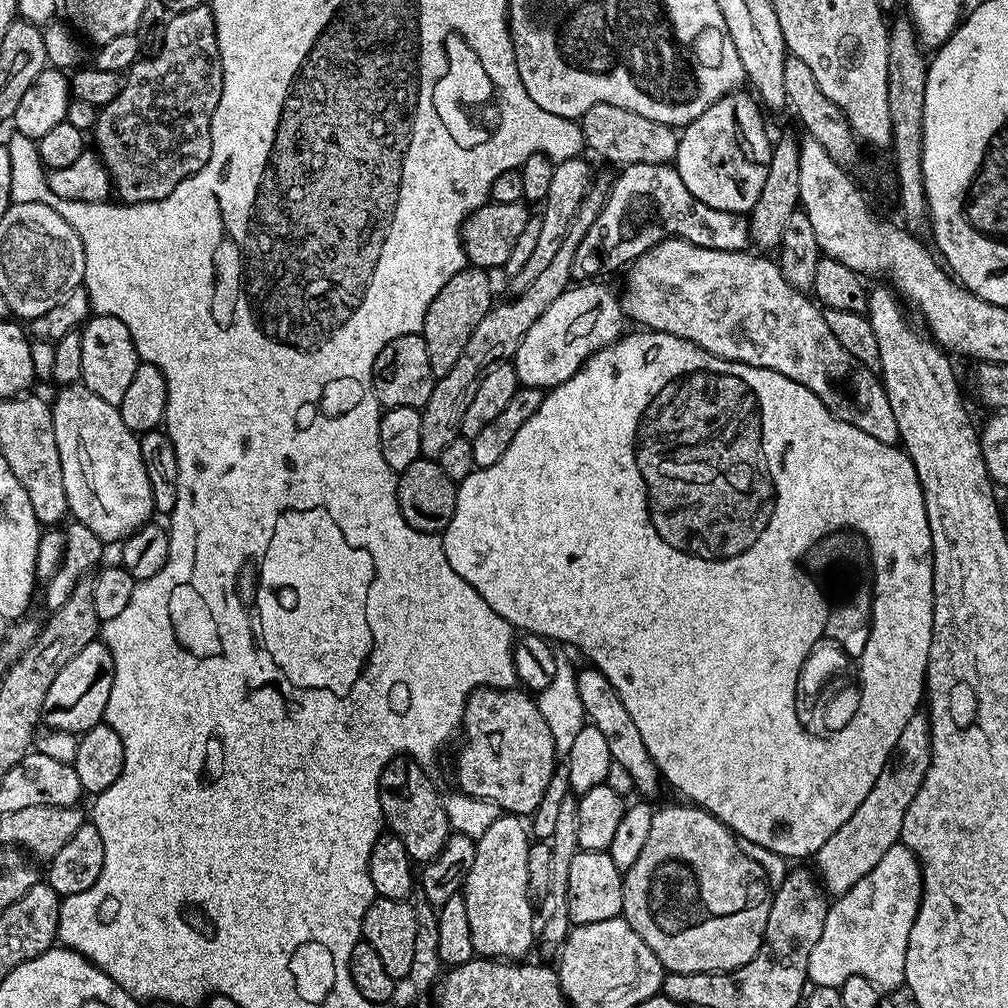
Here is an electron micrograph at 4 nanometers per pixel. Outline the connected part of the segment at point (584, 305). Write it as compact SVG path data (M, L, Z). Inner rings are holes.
M580 282L569 286L555 302L542 313L542 318L526 330L526 338L518 346L514 363L521 385L525 388L551 390L571 378L595 352L610 346L625 335L626 317L621 297L616 296L604 285L604 282Z

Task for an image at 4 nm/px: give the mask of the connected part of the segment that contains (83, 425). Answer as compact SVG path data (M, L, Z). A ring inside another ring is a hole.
M83 382L66 384L51 401L54 422L54 442L58 442L58 458L62 458L62 486L66 486L66 502L71 519L82 526L90 526L94 534L105 542L122 542L134 534L154 516L154 498L142 462L142 450L137 433L131 432L122 420L117 405L98 398Z

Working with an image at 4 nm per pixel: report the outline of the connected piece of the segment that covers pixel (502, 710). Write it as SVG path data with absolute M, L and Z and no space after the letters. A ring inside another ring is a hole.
M478 688L468 695L464 707L463 736L464 741L456 752L455 787L476 800L488 800L496 804L505 813L528 818L528 815L543 802L558 763L554 737L539 713L537 701L527 691L516 688Z

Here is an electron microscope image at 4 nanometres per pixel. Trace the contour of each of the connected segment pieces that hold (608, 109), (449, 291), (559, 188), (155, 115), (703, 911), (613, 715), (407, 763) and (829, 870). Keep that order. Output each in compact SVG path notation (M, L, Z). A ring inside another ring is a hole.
M599 104L590 106L586 114L578 121L587 151L597 152L604 160L615 166L625 164L672 164L676 158L680 137L671 124L654 122L654 118L645 118L643 114L634 114L634 110L622 110L622 106Z
M466 266L430 302L426 310L426 318L422 335L426 342L426 354L430 354L430 370L433 376L439 378L450 374L451 368L458 362L462 350L466 350L466 342L470 342L470 334L474 334L474 326L486 318L486 314L494 306L492 300L492 280L487 271L482 268Z
M579 155L569 160L561 160L555 165L554 178L550 181L550 194L542 201L544 213L539 213L538 216L540 221L538 243L534 245L534 254L530 254L526 266L522 266L522 270L518 270L518 274L511 277L513 293L526 290L526 286L530 286L530 282L534 282L534 278L538 278L542 270L546 270L546 265L554 259L554 254L558 254L558 246L562 246L570 230L570 222L574 222L574 214L578 214L578 206L582 206L586 194L594 187L592 168L584 159L583 155Z
M201 2L194 6L194 10L182 10L175 13L170 18L170 26L166 26L166 38L162 38L162 50L149 55L147 58L141 58L123 73L122 79L124 85L122 90L118 90L118 98L110 102L105 108L99 109L96 113L96 135L95 151L98 153L101 162L106 166L108 176L112 179L112 187L115 195L119 197L124 204L141 204L142 202L154 202L166 198L186 178L193 176L210 158L212 149L212 119L214 110L220 101L222 94L222 82L224 81L224 71L222 70L222 58L220 57L220 47L218 46L218 34L216 33L216 23L211 7L207 3Z
M688 802L680 804L668 804L665 808L657 807L652 814L650 822L650 835L646 838L646 843L642 849L642 854L630 866L628 872L623 873L624 897L622 906L624 907L622 918L635 930L638 938L654 950L654 954L662 962L662 966L668 972L733 972L736 968L746 966L758 954L760 944L764 941L764 931L766 930L766 918L770 914L772 905L773 889L768 888L768 880L764 877L764 868L752 856L747 856L738 843L737 837L728 827L716 816L711 816L705 808L693 806Z
M584 666L584 669L575 673L577 680L578 697L582 700L582 706L587 716L587 723L602 732L606 738L607 745L610 746L610 758L614 764L621 764L622 767L630 774L632 779L632 787L637 793L641 792L641 797L652 798L648 796L656 796L662 789L662 777L658 766L654 762L654 758L650 758L650 750L646 750L646 742L642 742L642 734L638 734L638 726L634 726L634 718L630 718L626 706L622 706L622 698L618 698L618 694L614 690L614 686L610 686L610 678L606 678L606 674L602 674L602 670L591 666Z
M405 755L395 756L382 770L380 775L380 809L384 815L387 831L398 837L402 846L406 846L406 854L417 865L429 864L446 846L450 835L450 817L444 809L441 793L436 793L436 784L427 776L425 765L418 763Z
M917 710L902 729L902 738L898 738L894 759L884 769L884 773L870 786L870 794L866 794L862 806L850 814L850 822L842 822L826 842L816 851L814 857L815 875L818 877L825 893L833 897L846 894L858 878L870 874L874 866L890 850L890 846L900 843L902 834L902 818L906 818L906 806L914 800L914 794L922 786L922 778L930 766L932 757L932 739L930 738L930 722L923 711Z

